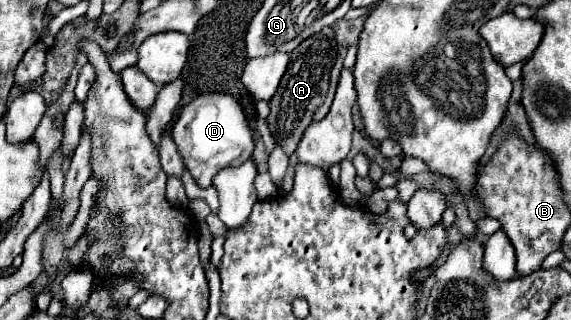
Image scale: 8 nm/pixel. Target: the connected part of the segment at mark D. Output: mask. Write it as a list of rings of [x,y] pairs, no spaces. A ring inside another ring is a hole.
[[[203,94],[191,100],[183,108],[179,120],[173,124],[171,136],[199,188],[209,188],[213,176],[221,168],[239,166],[249,160],[255,148],[253,132],[247,126],[241,106],[227,94]]]

